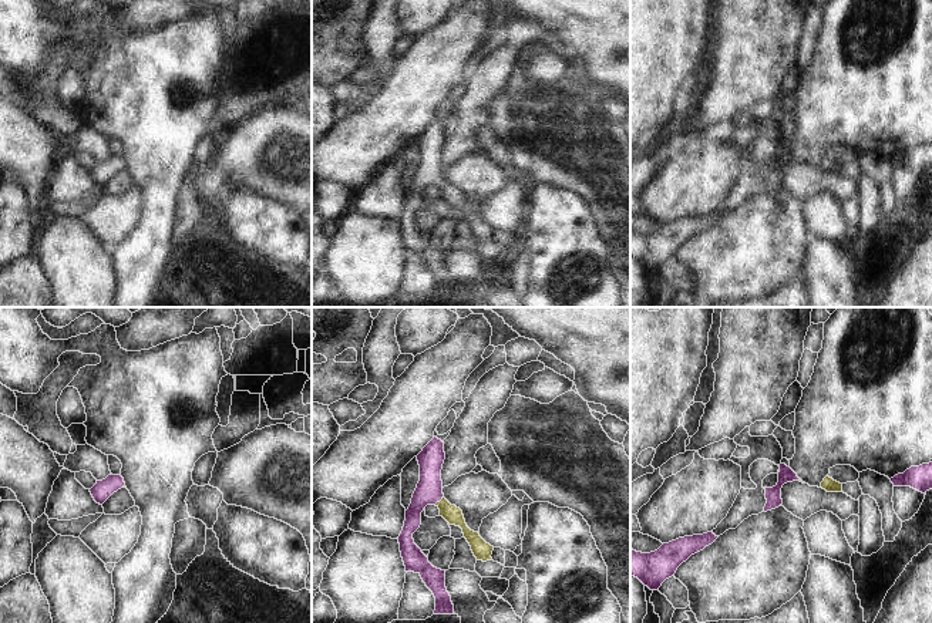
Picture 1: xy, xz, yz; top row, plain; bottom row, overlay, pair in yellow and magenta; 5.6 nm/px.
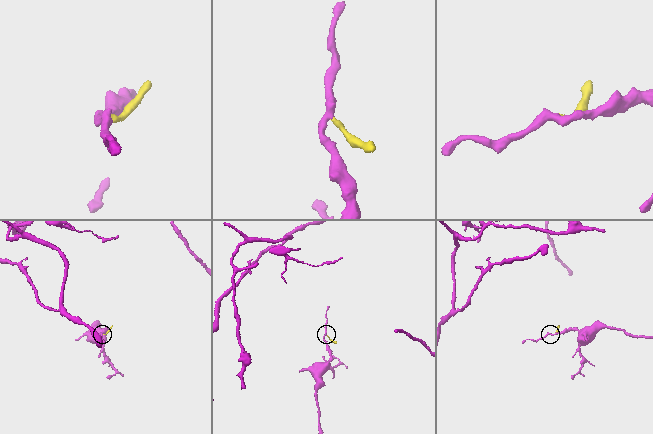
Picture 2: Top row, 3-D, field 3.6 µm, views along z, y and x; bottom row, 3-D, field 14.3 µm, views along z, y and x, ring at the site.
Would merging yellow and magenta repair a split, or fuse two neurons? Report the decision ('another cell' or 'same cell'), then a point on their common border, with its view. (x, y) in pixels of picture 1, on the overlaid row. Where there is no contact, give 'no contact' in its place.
same cell | xz (440, 501)

